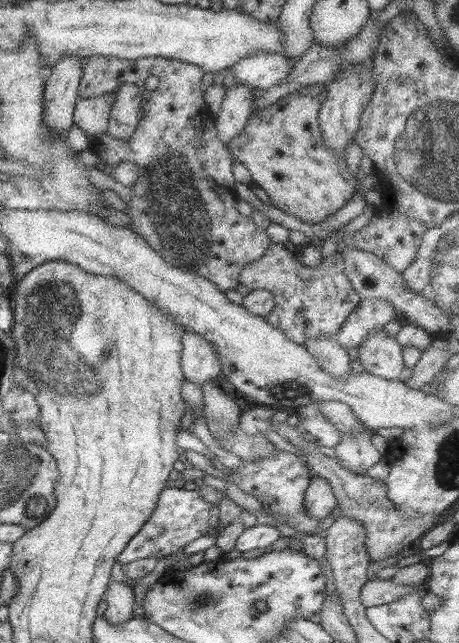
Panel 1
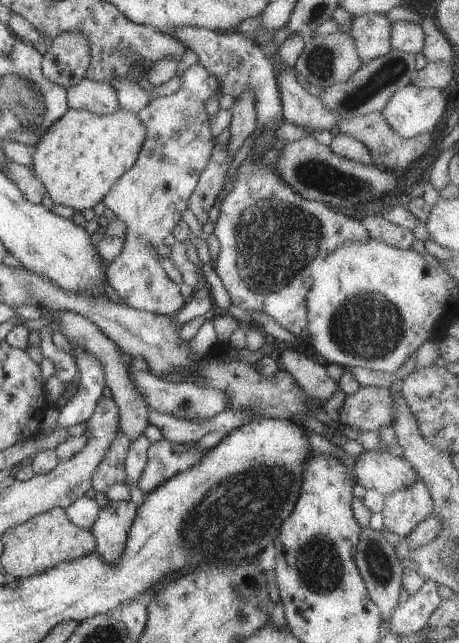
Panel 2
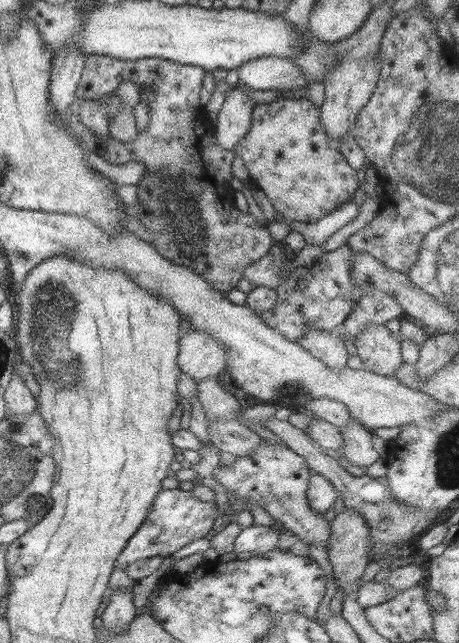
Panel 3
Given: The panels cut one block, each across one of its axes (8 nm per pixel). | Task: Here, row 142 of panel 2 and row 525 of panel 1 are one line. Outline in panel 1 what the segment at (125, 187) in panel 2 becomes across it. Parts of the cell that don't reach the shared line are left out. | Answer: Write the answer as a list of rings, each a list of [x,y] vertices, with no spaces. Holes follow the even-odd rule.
[[[166,487],[161,490],[158,506],[148,520],[129,541],[126,548],[118,555],[120,566],[140,560],[140,558],[164,558],[183,550],[196,538],[206,536],[219,523],[219,505],[206,502],[195,490],[179,487]]]

